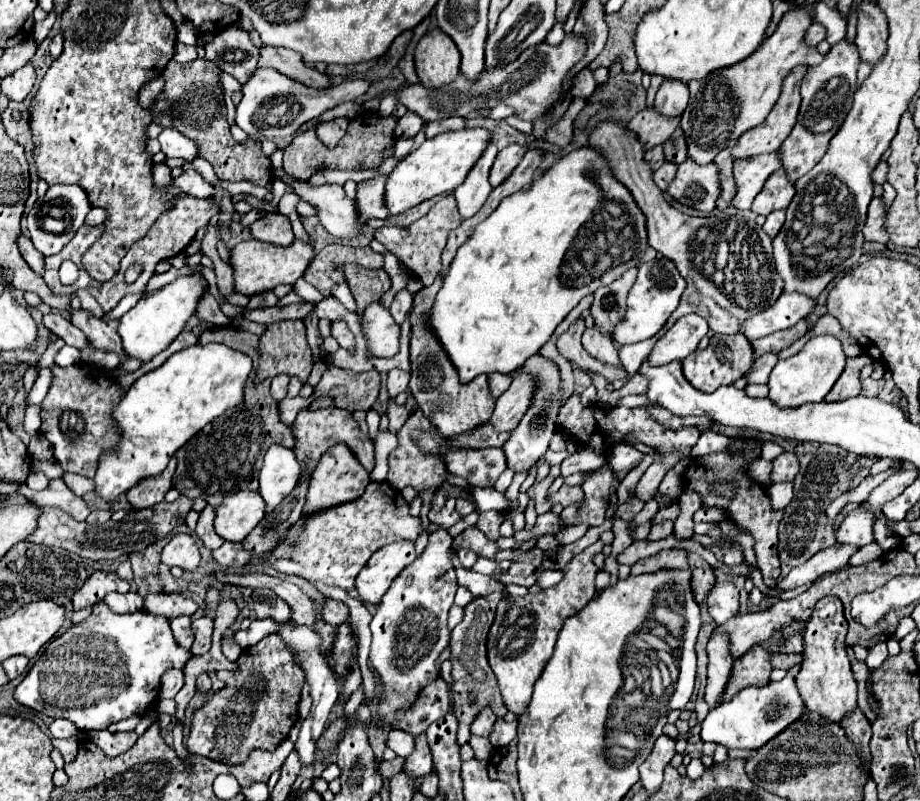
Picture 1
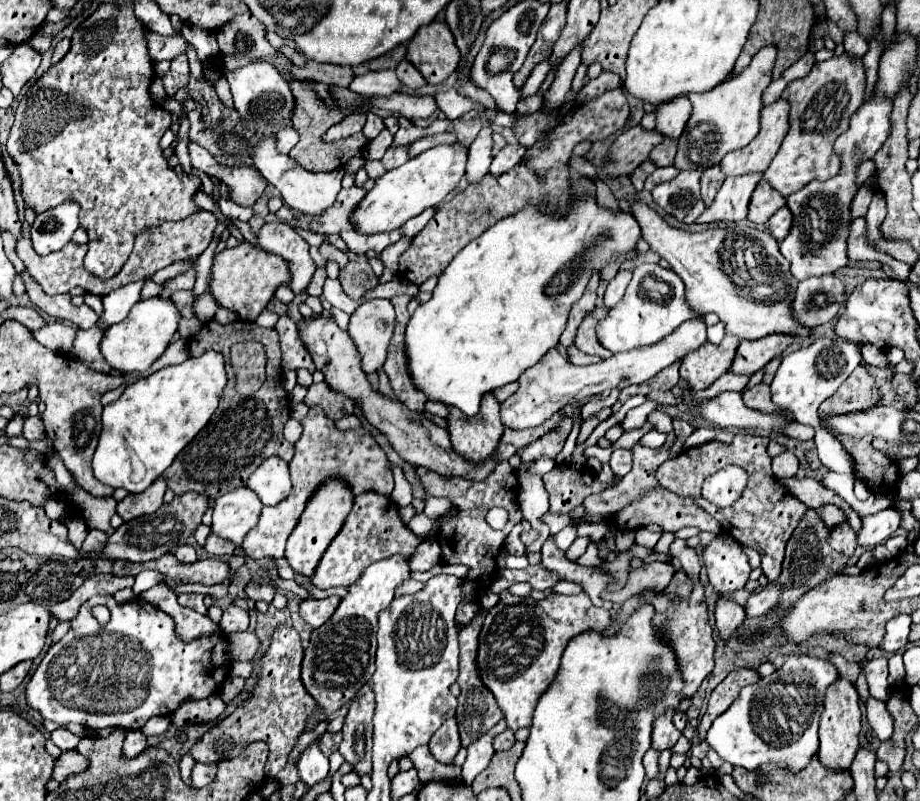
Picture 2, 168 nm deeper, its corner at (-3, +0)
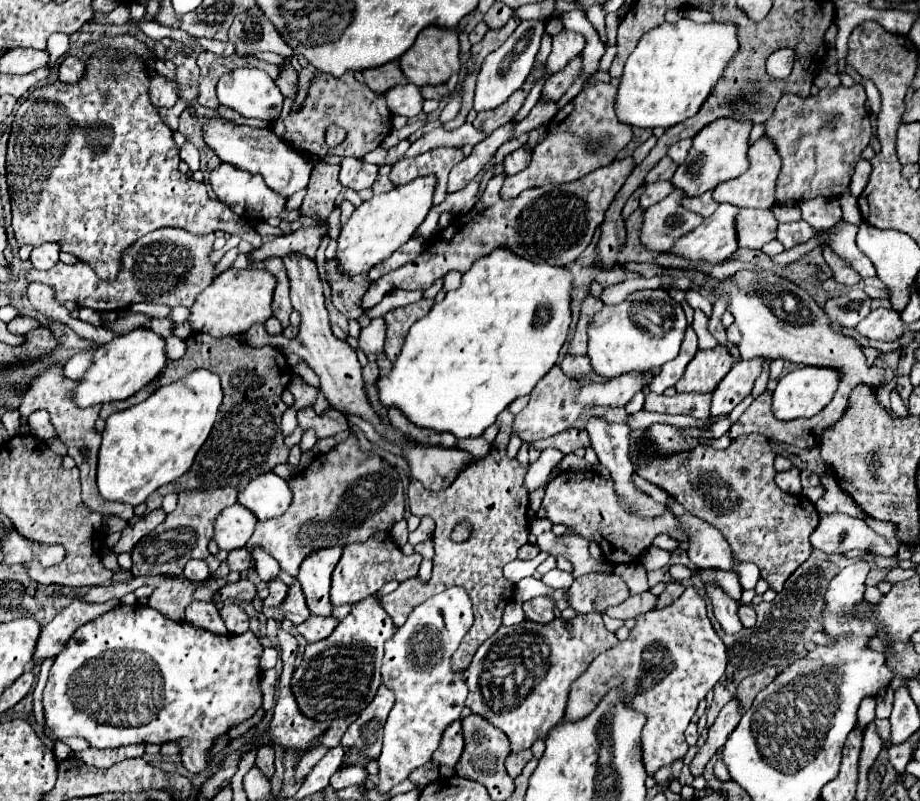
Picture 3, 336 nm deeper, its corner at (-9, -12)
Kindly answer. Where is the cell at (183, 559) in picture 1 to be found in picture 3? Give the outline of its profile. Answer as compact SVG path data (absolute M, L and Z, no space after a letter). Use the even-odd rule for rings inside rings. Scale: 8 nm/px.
M189 561L185 565L185 571L183 575L191 581L205 581L209 577L209 569L207 569L207 563L205 561Z

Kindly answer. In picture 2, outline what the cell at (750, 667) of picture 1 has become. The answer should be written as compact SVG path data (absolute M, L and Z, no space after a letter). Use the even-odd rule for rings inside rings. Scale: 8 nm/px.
M737 669L733 673L729 673L711 693L709 703L707 703L707 711L701 717L701 725L699 725L699 741L705 741L705 735L711 727L711 723L725 713L731 703L739 697L739 691L749 685L749 683L757 683L759 675L753 669Z

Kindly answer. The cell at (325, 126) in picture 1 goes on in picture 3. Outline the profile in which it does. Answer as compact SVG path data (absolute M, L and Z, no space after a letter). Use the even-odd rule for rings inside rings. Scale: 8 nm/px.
M347 71L341 77L321 73L311 81L311 89L305 101L299 107L295 107L295 113L275 123L273 131L279 133L293 149L297 149L303 155L317 153L317 155L341 155L341 157L359 159L365 153L377 149L381 141L391 133L391 113L387 111L387 103L383 95L369 91L369 87L365 87L353 77L353 71ZM333 123L343 127L347 131L347 137L337 147L329 149L323 143L323 137L325 137L325 129Z

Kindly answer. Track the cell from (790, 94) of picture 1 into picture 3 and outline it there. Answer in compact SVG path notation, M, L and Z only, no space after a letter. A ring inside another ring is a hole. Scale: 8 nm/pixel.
M761 137L749 147L749 159L751 159L749 169L735 179L719 183L719 187L715 187L715 191L713 191L713 197L719 203L735 203L737 207L771 209L775 205L775 181L777 181L777 175L781 169L777 145L769 137Z

